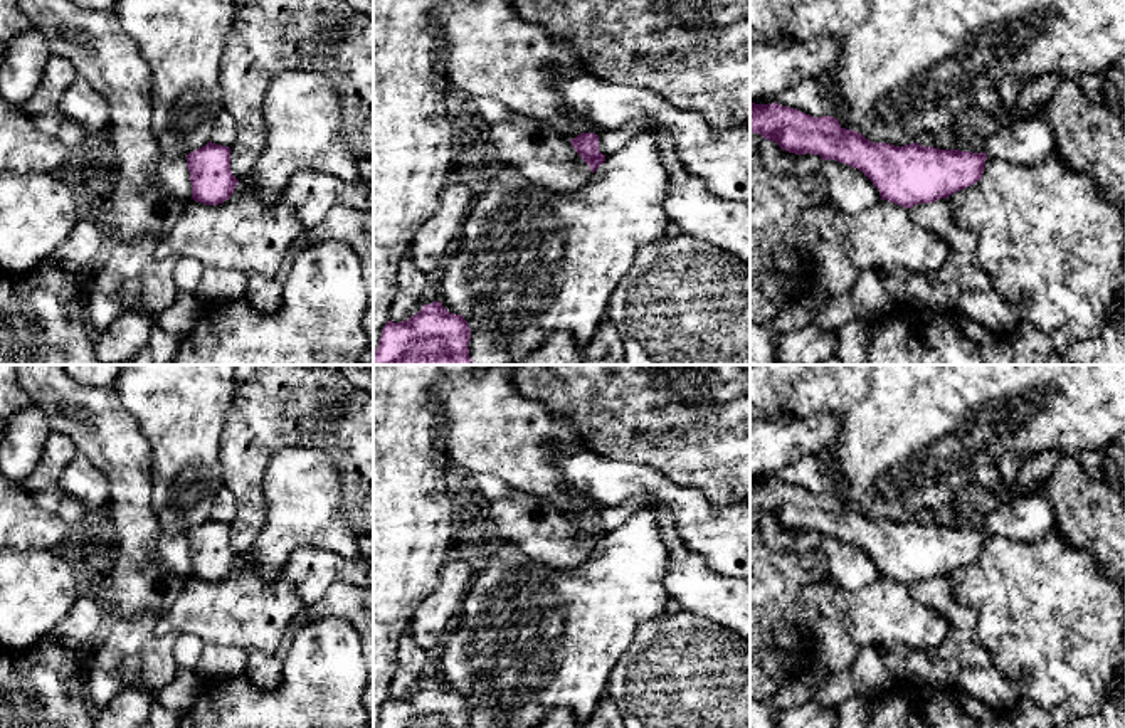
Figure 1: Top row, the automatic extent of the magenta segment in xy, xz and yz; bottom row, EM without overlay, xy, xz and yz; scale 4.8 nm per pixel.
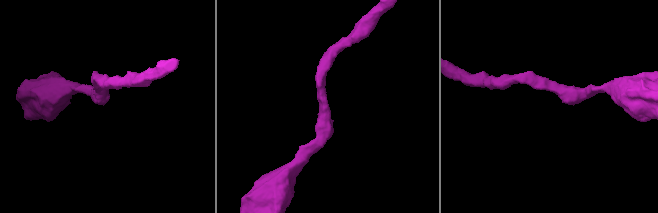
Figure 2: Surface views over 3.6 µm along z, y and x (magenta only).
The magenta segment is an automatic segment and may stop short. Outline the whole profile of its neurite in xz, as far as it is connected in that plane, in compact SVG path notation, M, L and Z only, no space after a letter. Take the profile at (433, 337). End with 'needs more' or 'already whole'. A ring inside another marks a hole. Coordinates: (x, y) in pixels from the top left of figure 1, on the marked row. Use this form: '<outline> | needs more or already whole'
M434 301L407 321L387 321L373 351L373 365L473 365L469 340L464 316Z | already whole

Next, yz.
M750 103L750 133L762 135L775 141L782 150L795 155L819 155L822 160L836 160L861 170L879 190L881 200L893 202L905 208L918 203L932 203L948 198L952 193L964 190L982 178L987 155L940 150L910 143L895 146L890 143L873 143L861 133L846 129L832 116L814 118L799 109L772 104Z | already whole

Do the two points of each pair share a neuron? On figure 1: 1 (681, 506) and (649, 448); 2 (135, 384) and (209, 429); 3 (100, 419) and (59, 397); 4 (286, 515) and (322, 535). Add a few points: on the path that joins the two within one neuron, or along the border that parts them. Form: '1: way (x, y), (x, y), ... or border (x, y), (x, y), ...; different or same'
1: border (633, 463), (705, 496); different
2: way (153, 384), (163, 384), (190, 411); same
3: way (89, 416), (69, 406); same
4: way (295, 515), (301, 515), (313, 527); same

